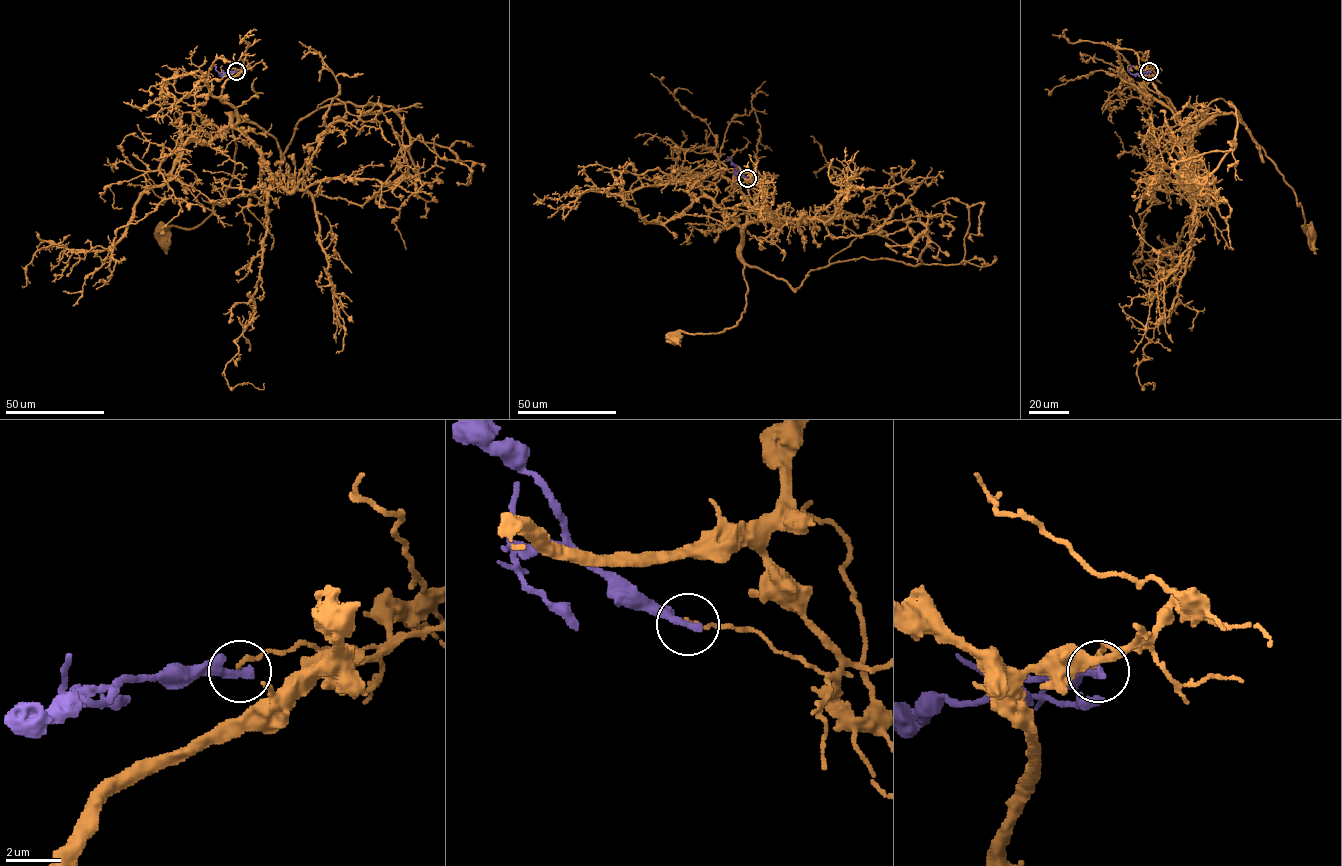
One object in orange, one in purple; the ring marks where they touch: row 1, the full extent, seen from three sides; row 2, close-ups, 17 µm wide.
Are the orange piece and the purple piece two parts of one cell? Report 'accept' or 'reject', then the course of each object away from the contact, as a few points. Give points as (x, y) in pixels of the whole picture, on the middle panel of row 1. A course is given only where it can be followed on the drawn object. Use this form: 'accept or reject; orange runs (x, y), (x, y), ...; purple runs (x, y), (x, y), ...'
reject; orange runs (747, 177), (758, 180), (735, 171), (749, 208), (745, 310), (724, 331), (673, 339); purple runs (747, 177), (727, 157), (726, 161)

